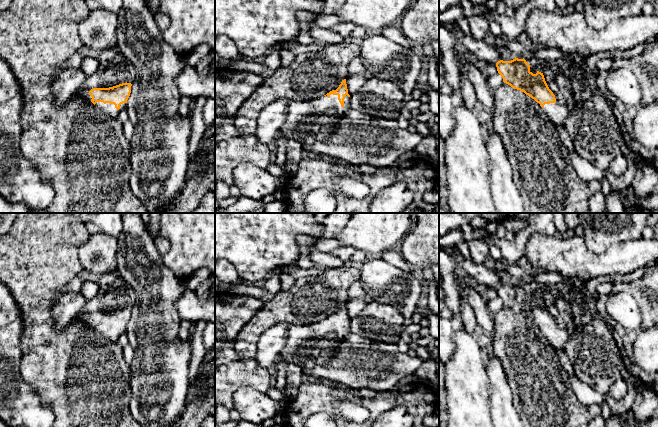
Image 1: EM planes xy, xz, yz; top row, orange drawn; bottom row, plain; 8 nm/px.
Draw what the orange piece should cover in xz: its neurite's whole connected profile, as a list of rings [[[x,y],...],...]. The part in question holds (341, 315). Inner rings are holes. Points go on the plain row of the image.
[[[346,303],[336,314],[318,323],[290,326],[285,349],[288,362],[307,369],[323,366],[350,332]]]

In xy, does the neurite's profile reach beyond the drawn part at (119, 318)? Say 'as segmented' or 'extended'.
extended

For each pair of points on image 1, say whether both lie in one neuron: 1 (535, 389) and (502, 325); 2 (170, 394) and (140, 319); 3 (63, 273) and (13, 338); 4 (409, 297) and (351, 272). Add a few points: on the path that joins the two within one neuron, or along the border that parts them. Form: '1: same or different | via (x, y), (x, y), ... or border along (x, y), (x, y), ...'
1: same | via (534, 373), (531, 362), (517, 341)
2: same | via (163, 375), (161, 356), (152, 344), (152, 338)
3: different | border along (16, 303), (22, 321), (22, 350)
4: different | border along (358, 269), (360, 279)

